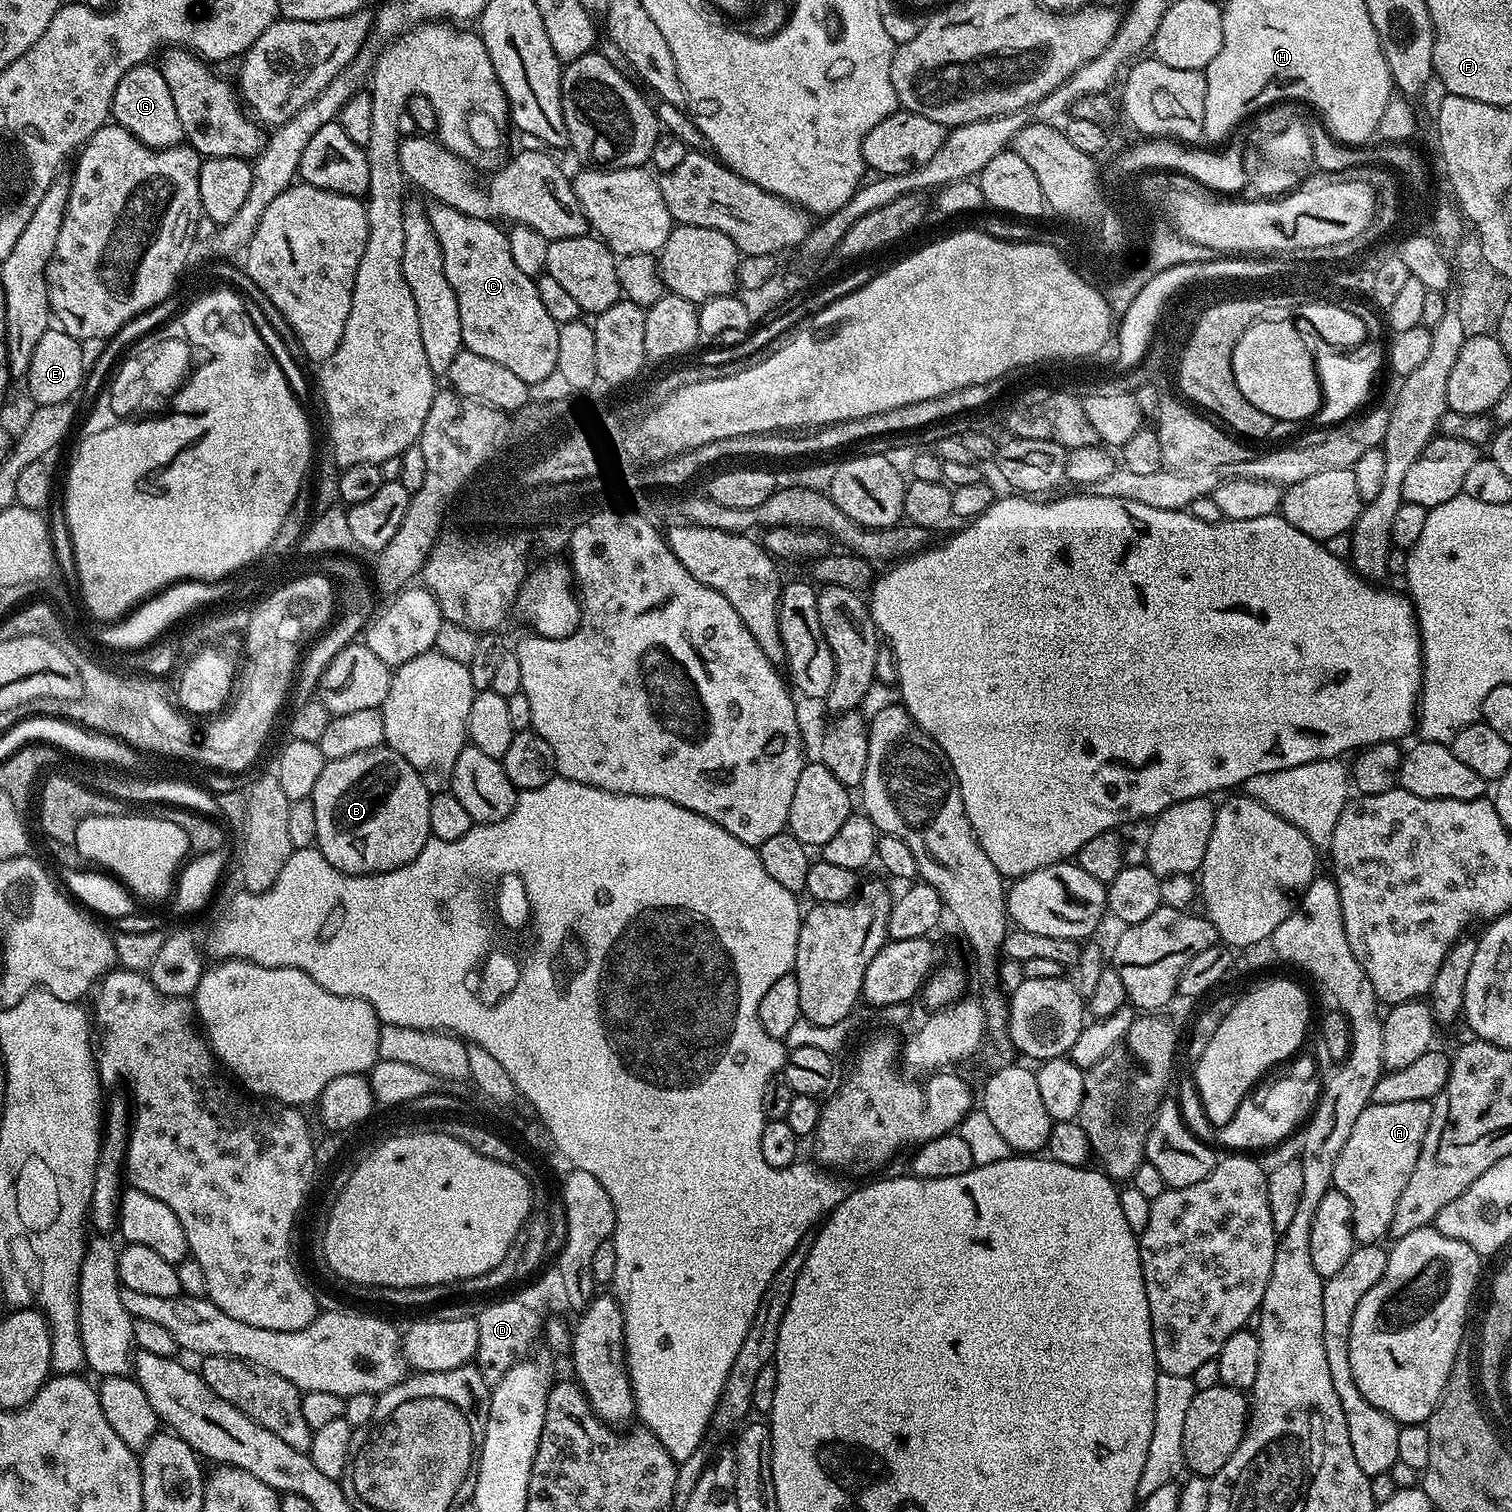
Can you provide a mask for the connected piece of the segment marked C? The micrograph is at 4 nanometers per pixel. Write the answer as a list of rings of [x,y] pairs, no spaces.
[[[439,202],[431,206],[433,208],[427,209],[426,215],[442,246],[446,278],[450,278],[450,286],[454,286],[454,294],[458,298],[463,347],[474,354],[482,354],[482,358],[490,358],[490,362],[506,366],[506,370],[518,374],[518,378],[522,378],[522,382],[530,386],[542,382],[550,373],[557,371],[560,325],[550,318],[549,312],[542,306],[536,289],[537,281],[518,270],[518,265],[510,254],[507,231],[499,223],[462,214]]]

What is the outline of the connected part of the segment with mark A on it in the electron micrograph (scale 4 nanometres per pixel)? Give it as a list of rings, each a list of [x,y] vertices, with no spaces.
[[[1431,1100],[1418,1102],[1390,1102],[1389,1104],[1369,1104],[1362,1114],[1358,1114],[1358,1122],[1354,1122],[1354,1130],[1350,1130],[1350,1138],[1346,1138],[1346,1146],[1342,1146],[1342,1154],[1338,1154],[1338,1162],[1334,1162],[1333,1189],[1346,1198],[1350,1198],[1352,1211],[1352,1233],[1356,1236],[1357,1245],[1378,1244],[1388,1236],[1390,1218],[1394,1216],[1394,1205],[1402,1195],[1402,1189],[1414,1174],[1414,1162],[1418,1162],[1418,1154],[1422,1150],[1422,1142],[1426,1138],[1426,1130],[1430,1126],[1432,1113]]]

